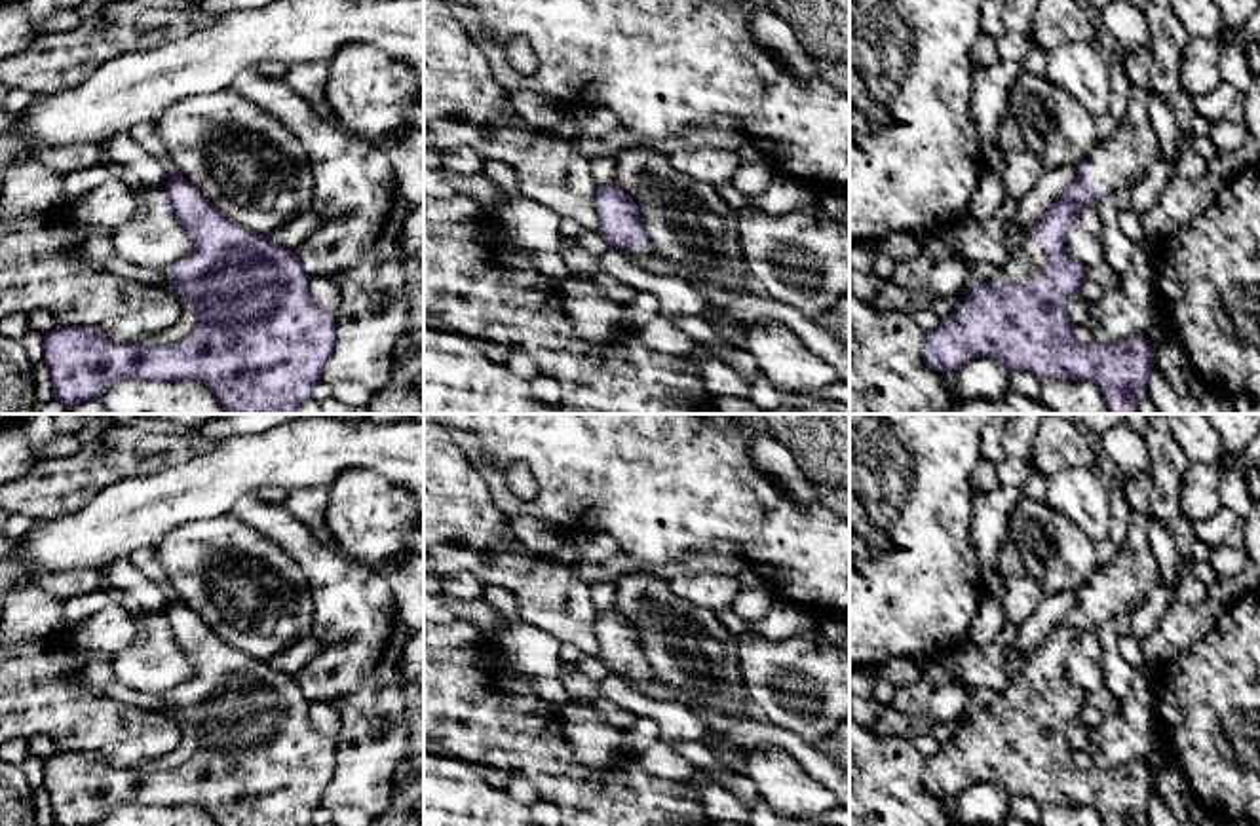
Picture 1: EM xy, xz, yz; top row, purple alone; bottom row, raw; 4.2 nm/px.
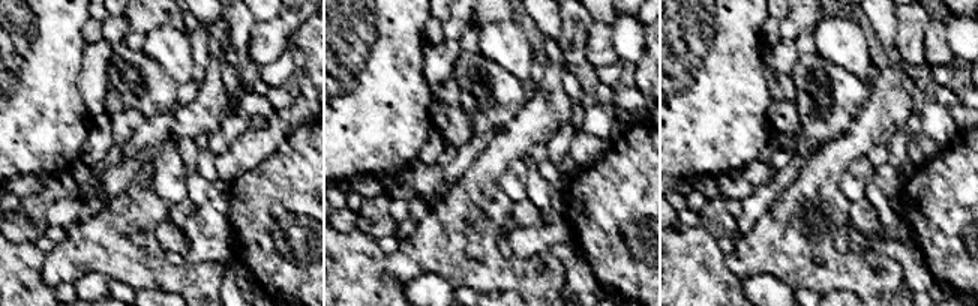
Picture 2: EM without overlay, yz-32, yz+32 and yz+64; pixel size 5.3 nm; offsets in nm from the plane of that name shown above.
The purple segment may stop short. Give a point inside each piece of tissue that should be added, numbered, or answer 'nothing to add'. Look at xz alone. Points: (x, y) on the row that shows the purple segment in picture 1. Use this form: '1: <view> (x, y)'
1: xz (637, 255)

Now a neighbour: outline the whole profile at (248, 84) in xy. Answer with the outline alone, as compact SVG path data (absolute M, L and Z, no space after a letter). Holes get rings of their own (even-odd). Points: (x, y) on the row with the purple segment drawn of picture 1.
M245 68L232 89L274 114L300 141L312 163L312 211L325 224L302 241L296 256L308 277L327 277L340 291L334 349L323 366L321 382L329 387L357 382L376 393L391 382L399 338L422 321L405 294L405 256L397 241L410 209L399 194L393 167L380 148L325 122L281 80L268 80L257 68Z

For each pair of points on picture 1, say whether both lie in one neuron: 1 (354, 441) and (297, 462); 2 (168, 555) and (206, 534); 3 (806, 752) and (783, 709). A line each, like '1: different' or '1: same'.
1: same
2: same
3: different

